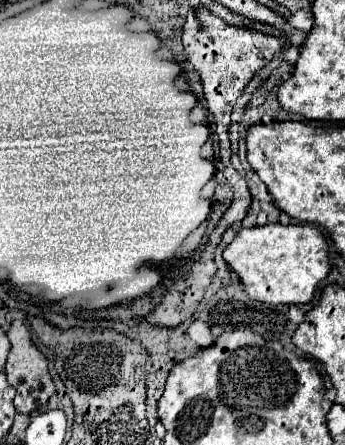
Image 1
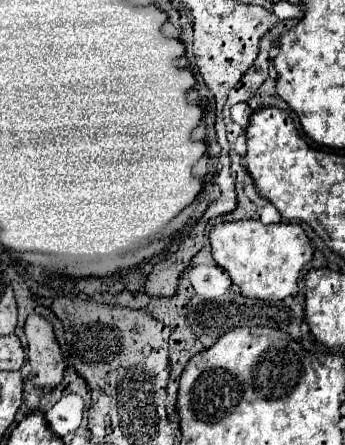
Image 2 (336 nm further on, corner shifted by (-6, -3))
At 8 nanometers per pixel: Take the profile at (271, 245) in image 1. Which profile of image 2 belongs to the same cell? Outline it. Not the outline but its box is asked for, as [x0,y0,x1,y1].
[210,219,314,301]

